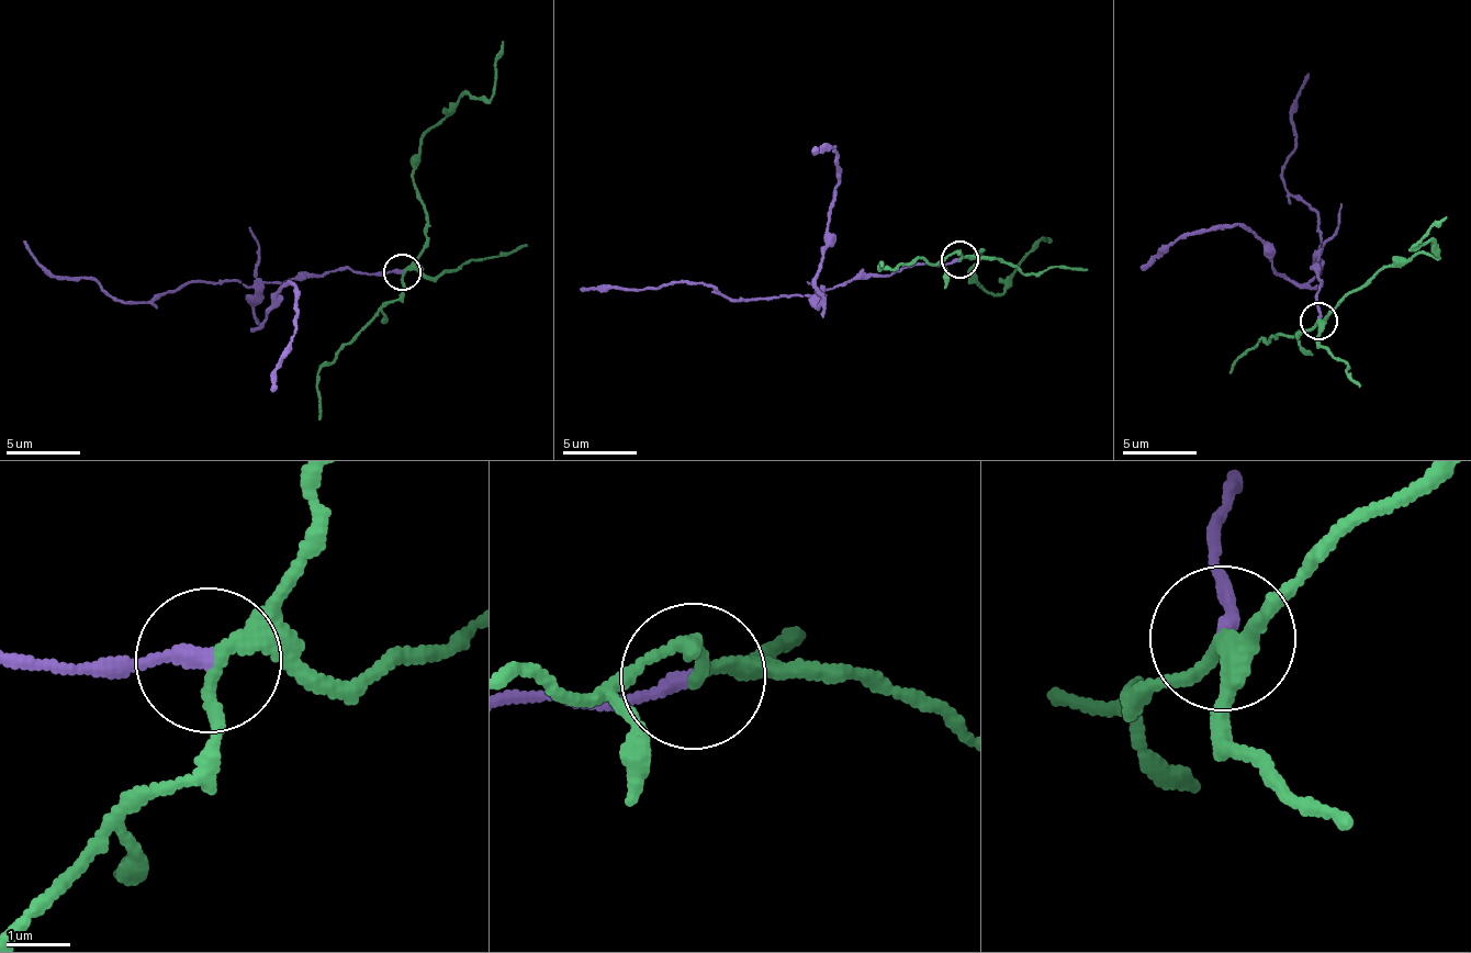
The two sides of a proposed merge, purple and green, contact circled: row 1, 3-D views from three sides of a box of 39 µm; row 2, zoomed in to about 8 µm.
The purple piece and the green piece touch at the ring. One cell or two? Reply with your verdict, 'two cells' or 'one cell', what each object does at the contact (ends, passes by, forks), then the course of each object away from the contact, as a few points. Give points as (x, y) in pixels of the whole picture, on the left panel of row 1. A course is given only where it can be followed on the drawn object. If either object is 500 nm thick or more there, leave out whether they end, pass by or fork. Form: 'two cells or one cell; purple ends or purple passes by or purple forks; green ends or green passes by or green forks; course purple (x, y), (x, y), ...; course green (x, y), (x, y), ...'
two cells; purple ends; green forks; course purple (401, 272), (337, 269), (267, 282), (255, 331), (272, 292), (291, 283), (295, 289), (298, 323), (272, 392); course green (401, 275), (422, 248), (425, 228), (411, 176), (431, 126), (446, 118), (453, 101), (491, 94), (505, 41)

